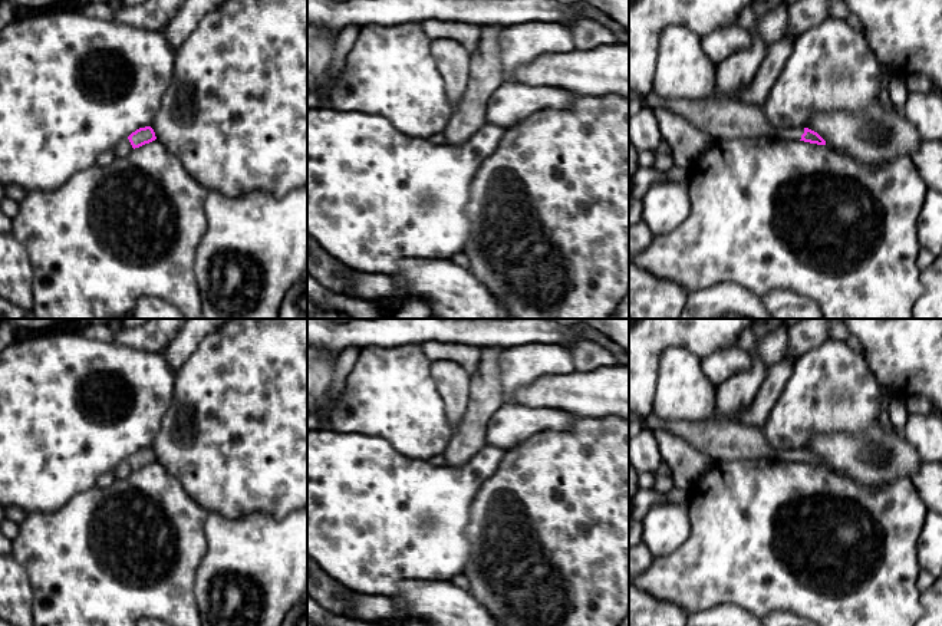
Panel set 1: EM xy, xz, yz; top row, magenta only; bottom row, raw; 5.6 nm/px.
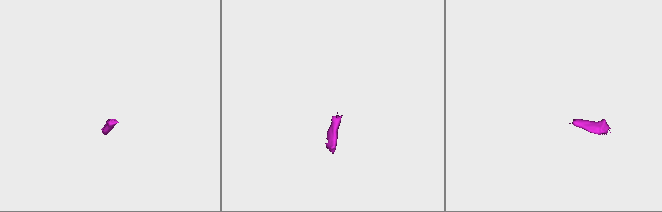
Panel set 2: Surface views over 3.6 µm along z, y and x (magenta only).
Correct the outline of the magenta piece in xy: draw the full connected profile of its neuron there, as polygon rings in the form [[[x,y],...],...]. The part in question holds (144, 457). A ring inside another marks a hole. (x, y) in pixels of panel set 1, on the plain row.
[[[151,448],[139,449],[132,454],[128,459],[121,461],[113,470],[115,478],[128,478],[132,471],[139,470],[145,465],[155,462],[155,454]]]

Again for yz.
[[[653,412],[642,418],[642,424],[643,428],[650,431],[665,429],[672,432],[686,441],[694,449],[709,457],[712,462],[773,458],[826,467],[826,462],[808,449],[777,449],[771,447],[761,428],[757,426],[744,426],[724,419],[665,421]]]

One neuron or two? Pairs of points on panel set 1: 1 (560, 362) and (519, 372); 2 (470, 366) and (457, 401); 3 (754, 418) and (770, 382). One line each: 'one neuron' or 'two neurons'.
1: one neuron
2: two neurons
3: one neuron

